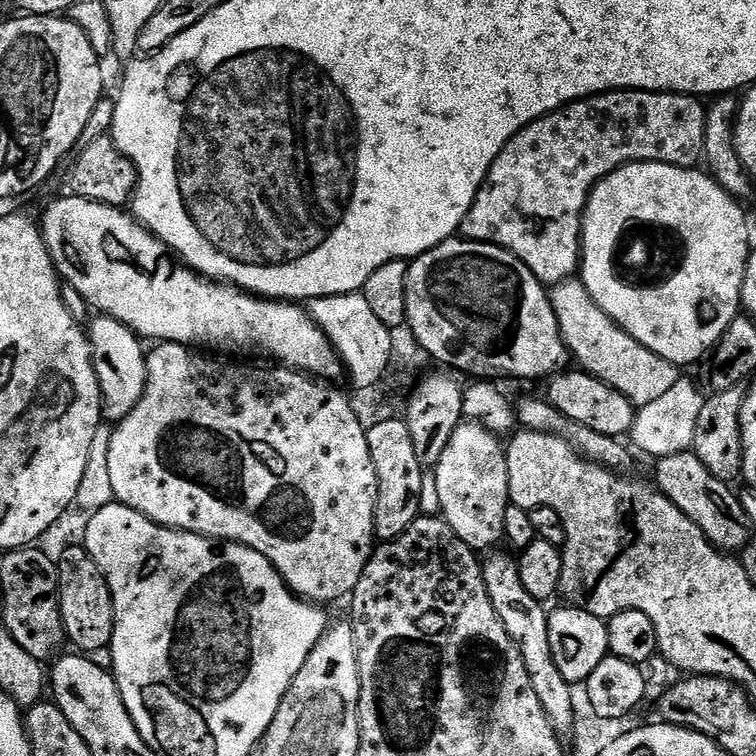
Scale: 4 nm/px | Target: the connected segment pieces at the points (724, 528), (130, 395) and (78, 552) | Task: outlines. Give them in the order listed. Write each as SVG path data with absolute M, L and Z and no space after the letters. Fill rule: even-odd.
M689 450L670 454L668 457L657 459L654 465L655 487L659 488L663 496L670 498L670 502L674 502L674 506L678 506L678 510L682 510L682 514L686 514L686 518L690 518L690 522L698 526L698 530L702 530L702 534L715 548L725 554L736 554L747 546L754 536L754 525L748 520L740 496L732 493L733 489L729 485L714 478L714 474L710 474L710 470L702 466L695 452Z
M103 314L91 321L92 328L87 329L88 342L92 345L92 358L96 362L96 373L100 383L102 416L105 421L119 422L138 406L148 381L148 362L146 348L141 337L130 331L125 324Z
M83 546L68 548L58 556L60 569L60 609L64 623L64 635L69 645L73 644L75 651L80 654L96 654L109 647L114 638L114 602L108 589L106 578L90 558Z

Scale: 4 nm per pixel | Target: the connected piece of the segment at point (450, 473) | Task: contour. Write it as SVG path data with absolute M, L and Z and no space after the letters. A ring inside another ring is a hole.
M461 422L454 430L434 469L439 515L477 554L487 553L503 541L508 499L508 454L501 441L481 424Z

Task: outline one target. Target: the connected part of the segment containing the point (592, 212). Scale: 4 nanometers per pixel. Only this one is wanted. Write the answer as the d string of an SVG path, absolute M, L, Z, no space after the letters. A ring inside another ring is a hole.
M627 164L617 172L610 173L602 182L598 182L595 190L590 194L584 211L584 228L580 232L578 278L586 286L590 298L594 298L598 306L602 306L604 313L619 328L626 330L630 338L646 346L646 350L658 354L658 358L677 366L696 363L699 365L720 343L720 339L724 337L724 331L731 326L733 318L742 308L740 295L750 245L748 245L748 216L740 208L743 208L741 201L726 194L726 190L722 190L722 186L718 186L718 182L712 179L707 171L696 168L679 168L669 164Z

